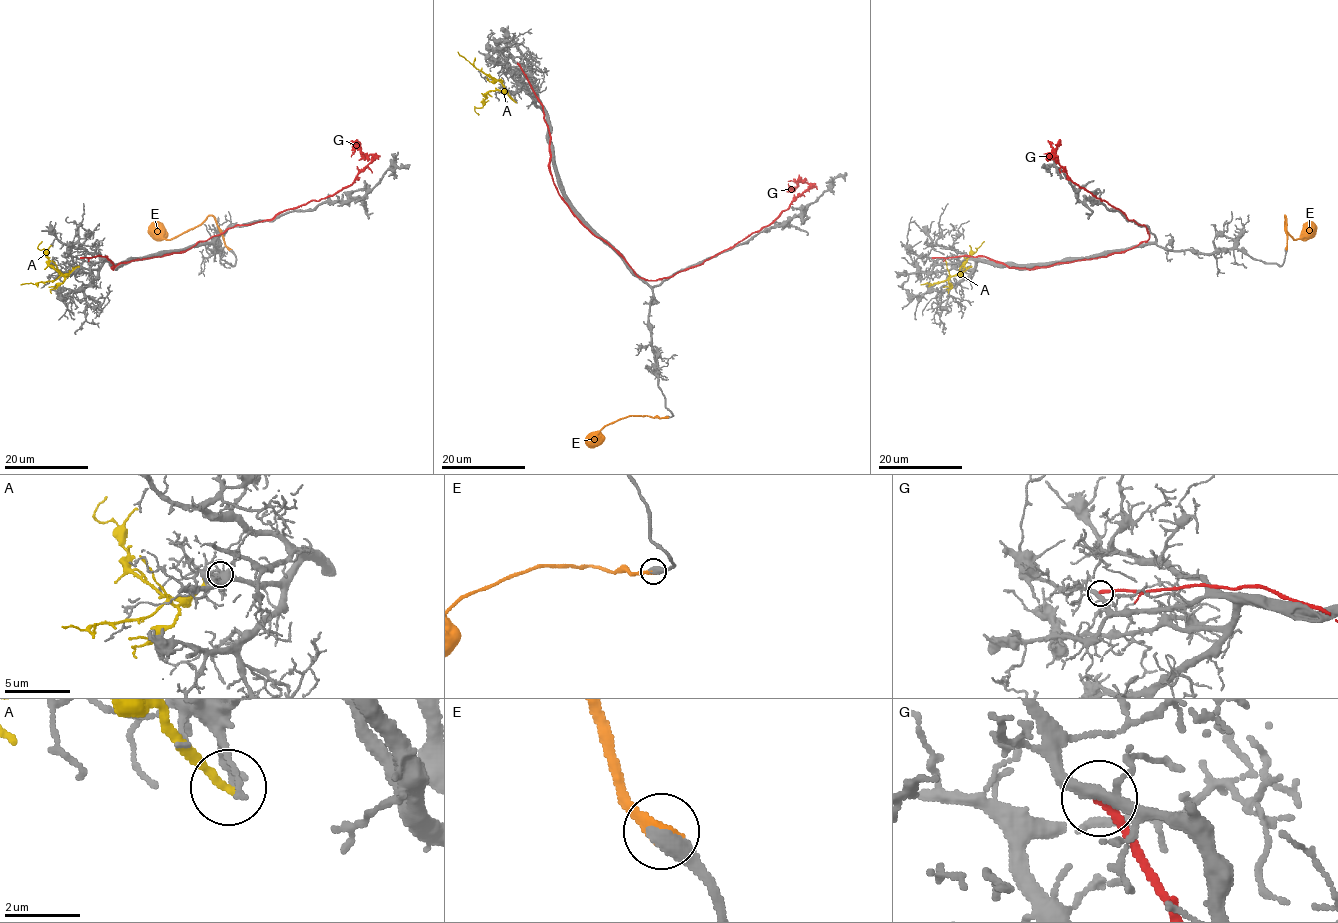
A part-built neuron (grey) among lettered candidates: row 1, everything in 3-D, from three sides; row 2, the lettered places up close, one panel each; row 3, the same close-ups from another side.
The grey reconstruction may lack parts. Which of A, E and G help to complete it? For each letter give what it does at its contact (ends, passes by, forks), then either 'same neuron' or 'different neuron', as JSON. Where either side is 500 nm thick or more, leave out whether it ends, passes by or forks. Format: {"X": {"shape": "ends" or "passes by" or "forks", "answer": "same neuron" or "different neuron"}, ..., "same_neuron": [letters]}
{"A": {"shape": "ends", "answer": "different neuron"}, "E": {"answer": "same neuron"}, "G": {"shape": "ends", "answer": "different neuron"}, "same_neuron": ["E"]}

